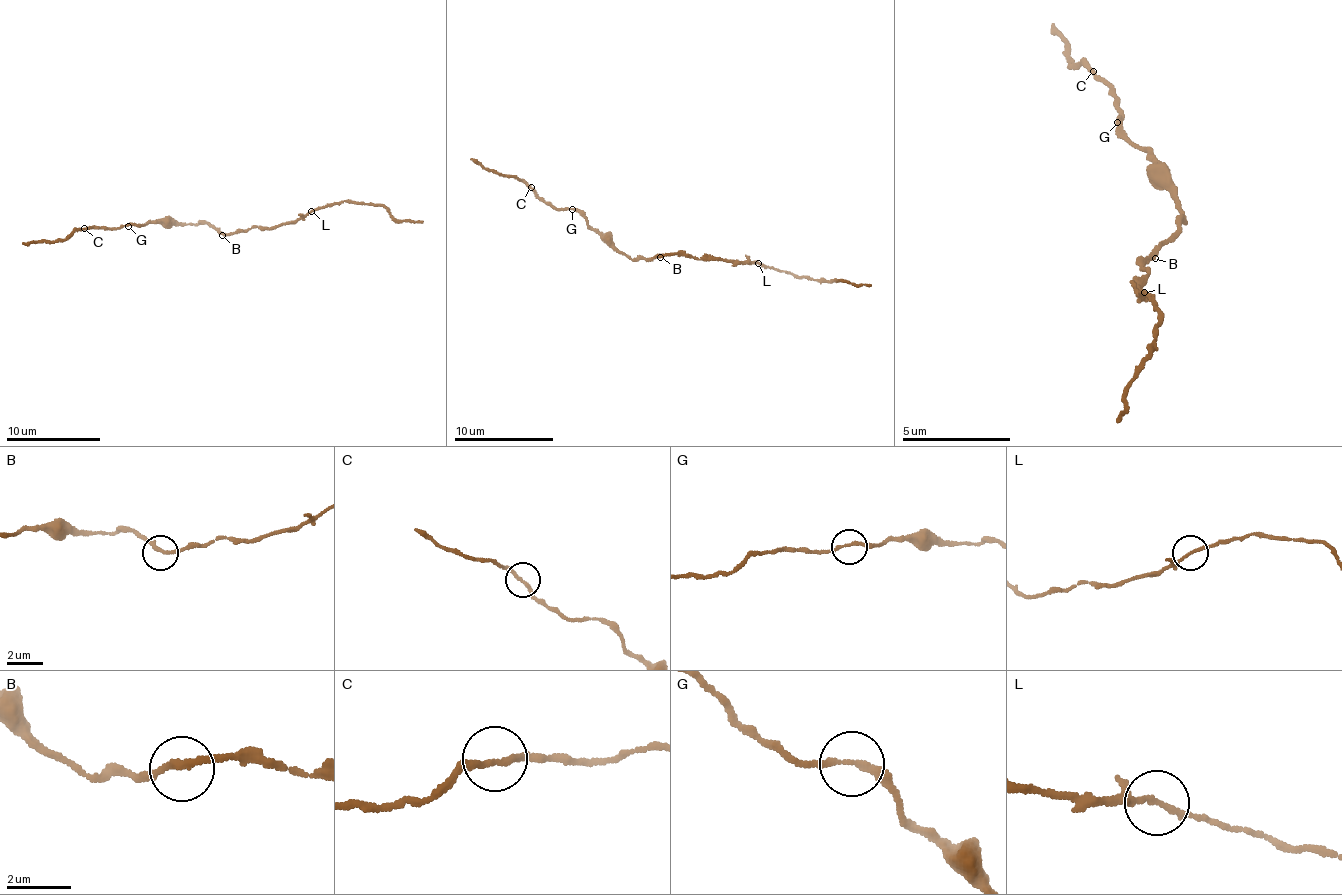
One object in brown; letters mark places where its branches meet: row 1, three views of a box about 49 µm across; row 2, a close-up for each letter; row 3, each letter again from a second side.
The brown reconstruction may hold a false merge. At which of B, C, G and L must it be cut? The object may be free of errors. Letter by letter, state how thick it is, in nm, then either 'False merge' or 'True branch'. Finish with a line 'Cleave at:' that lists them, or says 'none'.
B: Thickness 200 nm. True branch
C: Thickness 180 nm. True branch
G: Thickness 180 nm. True branch
L: Thickness 160 nm. True branch
Cleave at: none

